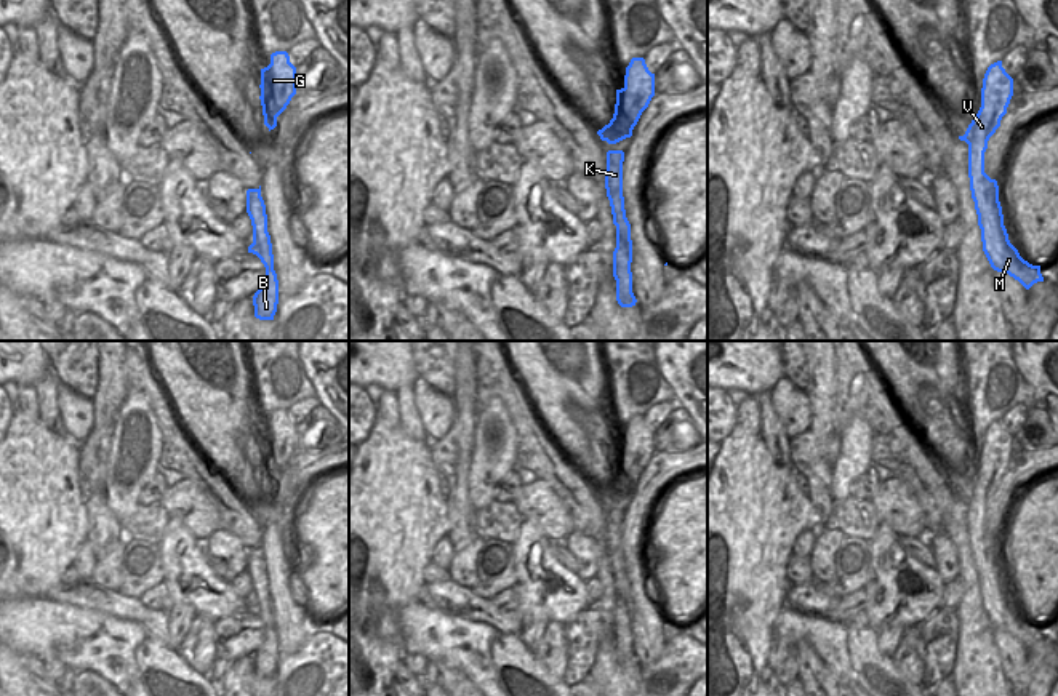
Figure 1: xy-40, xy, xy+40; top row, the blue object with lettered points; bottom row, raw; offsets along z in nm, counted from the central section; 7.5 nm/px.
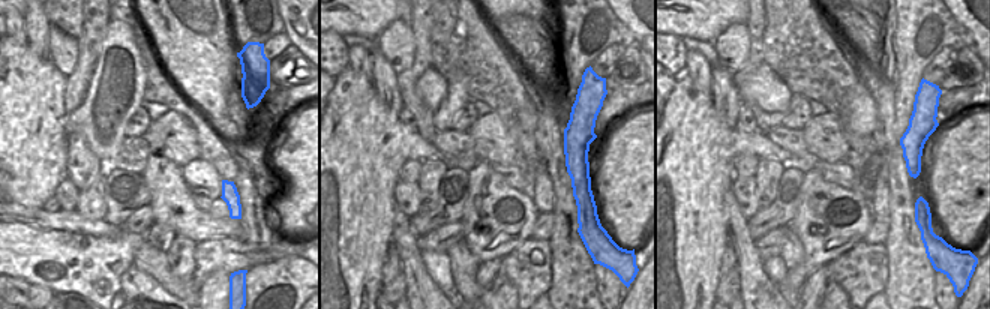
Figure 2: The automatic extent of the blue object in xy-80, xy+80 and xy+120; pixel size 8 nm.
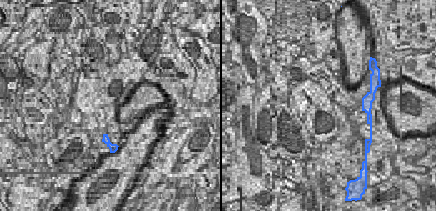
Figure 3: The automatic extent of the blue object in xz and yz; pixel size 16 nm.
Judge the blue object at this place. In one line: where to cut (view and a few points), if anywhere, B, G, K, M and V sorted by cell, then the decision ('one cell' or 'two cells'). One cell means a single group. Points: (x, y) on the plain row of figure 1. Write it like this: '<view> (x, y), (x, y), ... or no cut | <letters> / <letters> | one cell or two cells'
xy (617, 584), (617, 591), (625, 599), (631, 613) | B / G K M V | two cells

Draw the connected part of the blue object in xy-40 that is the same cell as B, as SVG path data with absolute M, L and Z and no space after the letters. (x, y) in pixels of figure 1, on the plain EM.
M261 544L246 549L246 571L253 584L253 602L248 605L248 611L256 613L266 626L266 638L253 654L254 675L274 678L279 662L279 638L274 629L272 602L267 590L267 573L261 555Z

